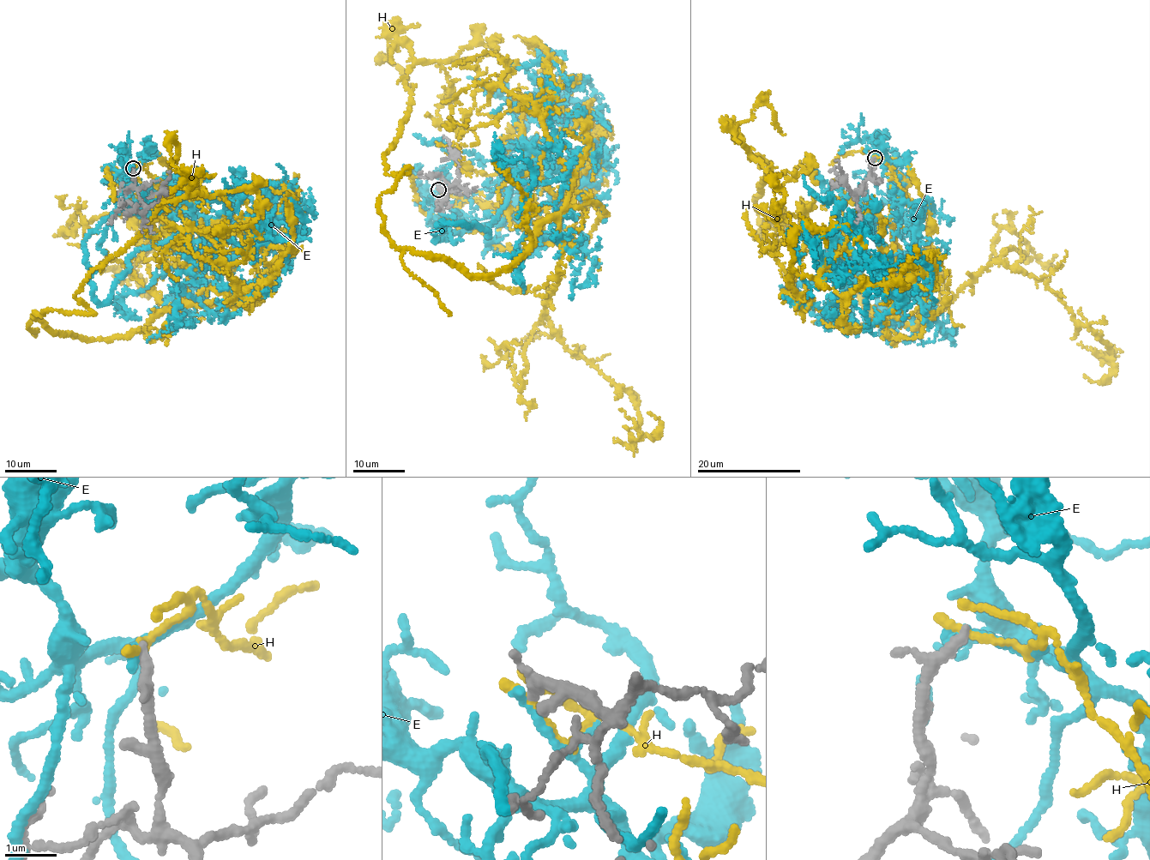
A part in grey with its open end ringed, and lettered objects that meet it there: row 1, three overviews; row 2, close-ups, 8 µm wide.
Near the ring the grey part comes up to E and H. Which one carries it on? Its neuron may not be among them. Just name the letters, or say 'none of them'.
none of them

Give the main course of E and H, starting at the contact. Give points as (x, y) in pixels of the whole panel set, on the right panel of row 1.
E: (874, 158), (894, 203), (827, 253), (882, 252), (870, 219), (884, 259), (840, 240)
H: (874, 158), (926, 230), (923, 321), (756, 238), (750, 154), (767, 216), (815, 225)

